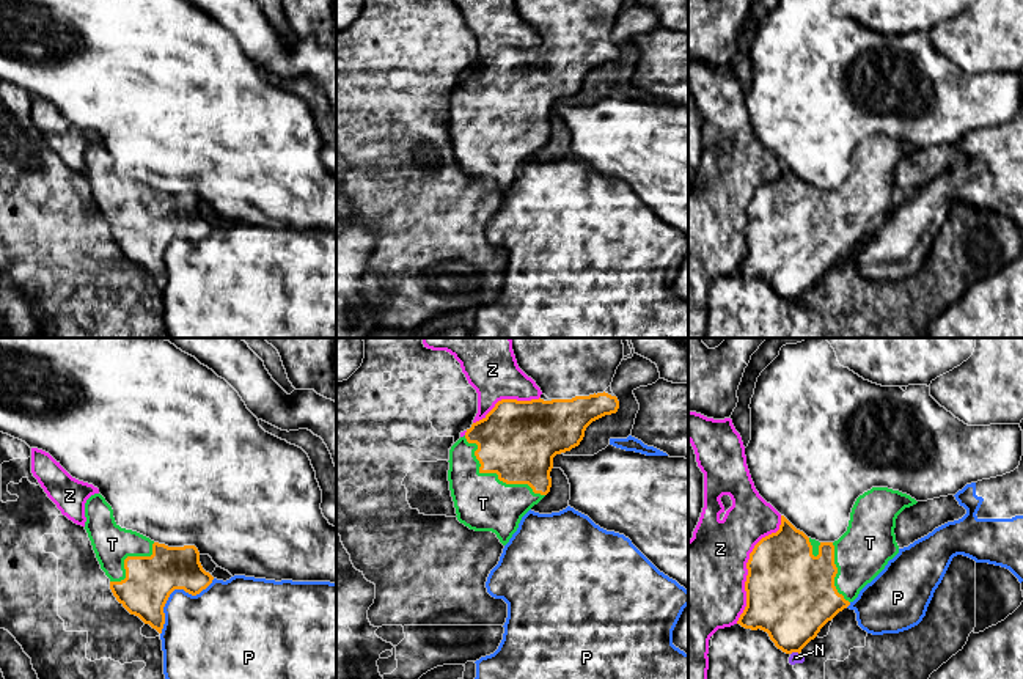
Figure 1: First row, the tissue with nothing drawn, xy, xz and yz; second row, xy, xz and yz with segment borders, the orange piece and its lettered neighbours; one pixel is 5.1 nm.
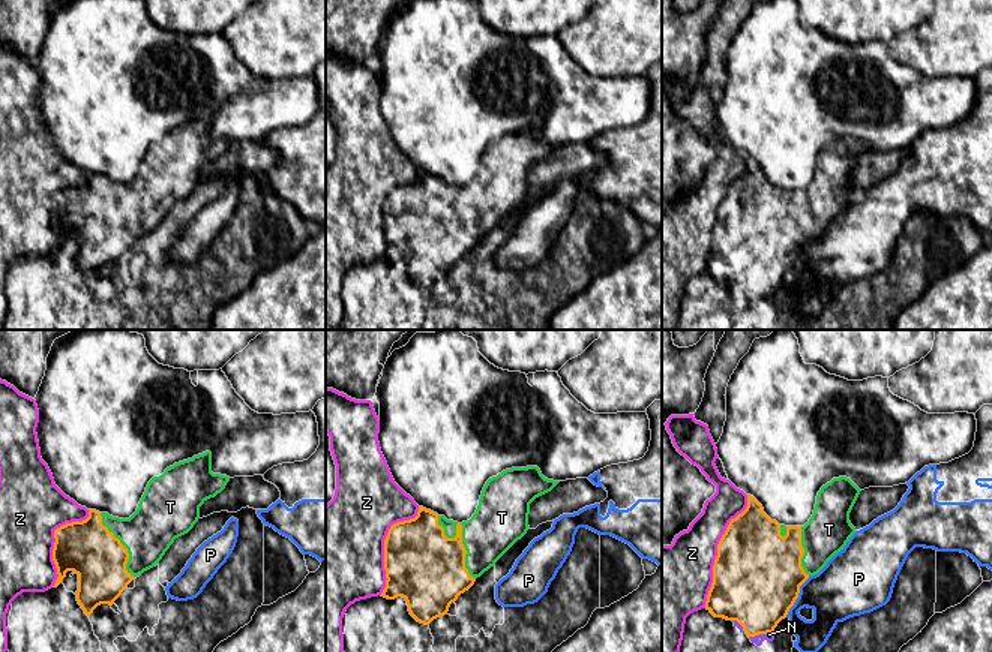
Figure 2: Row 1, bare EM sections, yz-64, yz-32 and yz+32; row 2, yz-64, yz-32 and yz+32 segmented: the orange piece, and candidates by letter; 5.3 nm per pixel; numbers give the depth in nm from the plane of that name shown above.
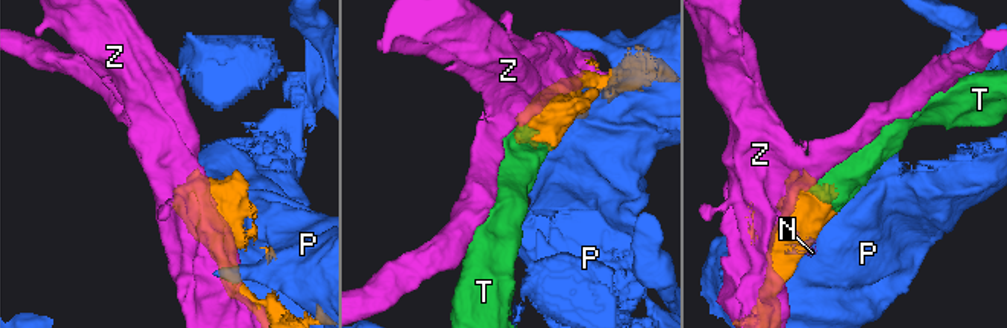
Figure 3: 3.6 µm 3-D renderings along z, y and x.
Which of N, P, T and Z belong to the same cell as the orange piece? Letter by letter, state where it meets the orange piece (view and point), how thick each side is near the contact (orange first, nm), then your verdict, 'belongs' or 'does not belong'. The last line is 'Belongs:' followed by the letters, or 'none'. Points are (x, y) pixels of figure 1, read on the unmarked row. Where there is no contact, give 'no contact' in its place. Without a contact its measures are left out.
N: meets orange in yz at (794, 299); 400 nm thick on the orange side, 60 nm on the other; does not belong
P: meets orange in xy at (172, 239); 260 nm thick on the orange side, 380 nm on the other; does not belong
T: meets orange in xz at (494, 120); 400 nm thick on the orange side, 280 nm on the other; belongs
Z: meets orange in yz at (747, 214); 440 nm thick on the orange side, 440 nm on the other; does not belong
Belongs: T

